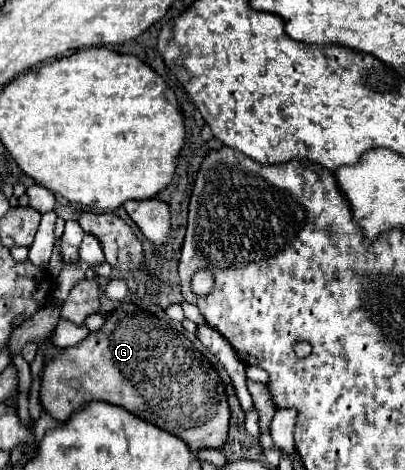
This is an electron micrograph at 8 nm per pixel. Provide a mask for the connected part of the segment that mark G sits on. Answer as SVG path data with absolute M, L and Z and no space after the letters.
M135 304L119 306L105 320L99 332L91 332L77 346L57 352L57 356L43 368L41 404L55 420L67 422L81 406L87 406L95 400L121 406L135 416L145 418L161 430L181 438L193 452L203 448L223 448L227 442L231 410L223 380L213 368L213 362L209 362L203 352L199 352L179 330L171 328L165 320L159 320L155 314L149 314Z

